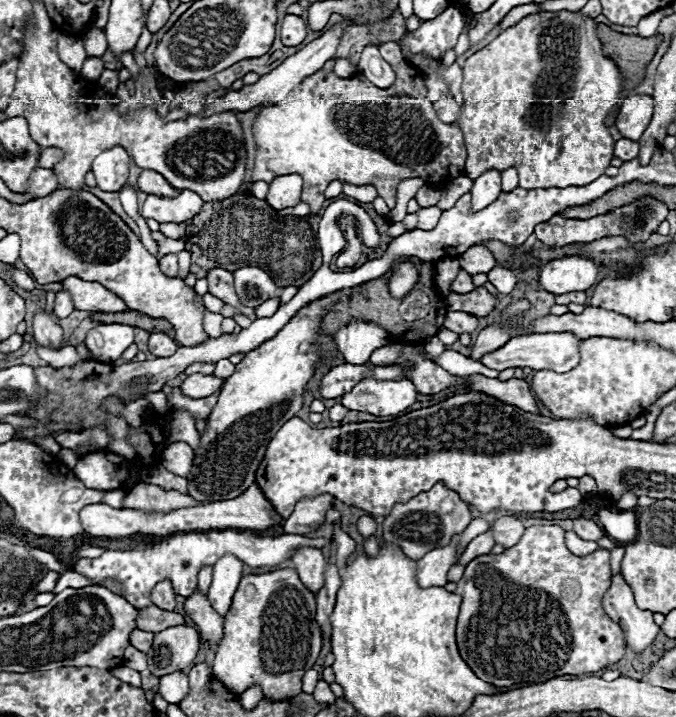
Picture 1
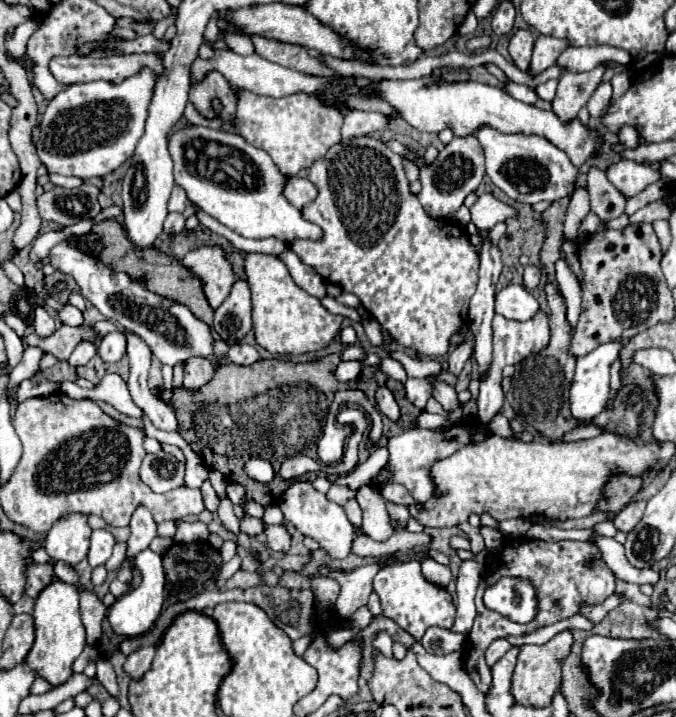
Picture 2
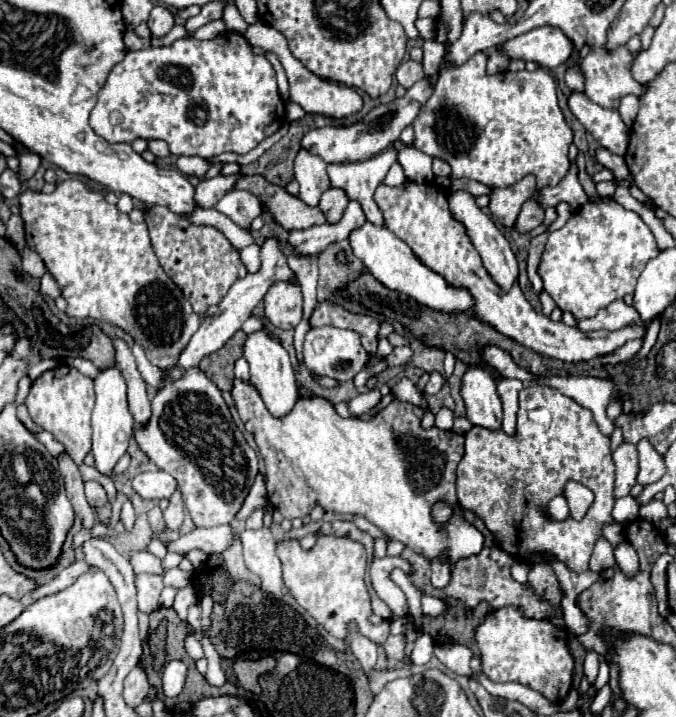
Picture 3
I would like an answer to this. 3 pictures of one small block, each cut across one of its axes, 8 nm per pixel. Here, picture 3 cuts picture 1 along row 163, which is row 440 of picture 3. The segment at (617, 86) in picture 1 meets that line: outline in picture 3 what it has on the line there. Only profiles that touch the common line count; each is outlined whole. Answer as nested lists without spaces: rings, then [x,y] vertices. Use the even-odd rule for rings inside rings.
[[[528,384],[518,396],[518,424],[514,436],[508,436],[504,430],[488,430],[482,426],[474,426],[466,434],[466,454],[456,470],[456,490],[466,522],[474,524],[484,536],[490,536],[490,530],[498,546],[514,560],[532,564],[532,556],[542,556],[546,560],[560,560],[574,572],[586,572],[594,544],[598,542],[598,538],[602,538],[604,524],[614,524],[614,470],[616,466],[612,460],[610,438],[600,432],[598,424],[592,418],[592,412],[588,412],[588,408],[580,406],[576,400],[564,396],[554,388],[542,384]],[[570,480],[590,488],[594,492],[594,502],[582,520],[574,520],[570,516],[566,520],[550,520],[548,502],[554,496],[562,494],[564,486]]]

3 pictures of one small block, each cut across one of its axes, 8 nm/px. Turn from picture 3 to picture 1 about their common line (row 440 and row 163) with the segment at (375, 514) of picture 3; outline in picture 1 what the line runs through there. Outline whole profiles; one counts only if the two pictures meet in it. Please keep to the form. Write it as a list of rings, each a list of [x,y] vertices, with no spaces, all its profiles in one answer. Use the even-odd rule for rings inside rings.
[[[384,42],[378,48],[396,72],[396,82],[390,88],[360,88],[360,78],[348,82],[334,76],[334,72],[326,76],[320,70],[308,76],[286,100],[268,104],[254,120],[254,182],[264,180],[270,184],[276,176],[300,174],[304,178],[302,202],[310,206],[308,218],[318,214],[325,201],[324,190],[332,180],[356,186],[370,184],[392,210],[400,180],[420,176],[428,184],[444,188],[464,174],[466,148],[460,128],[438,120],[428,102],[420,70],[404,58],[396,42]],[[332,78],[338,78],[334,80],[334,94]]]

